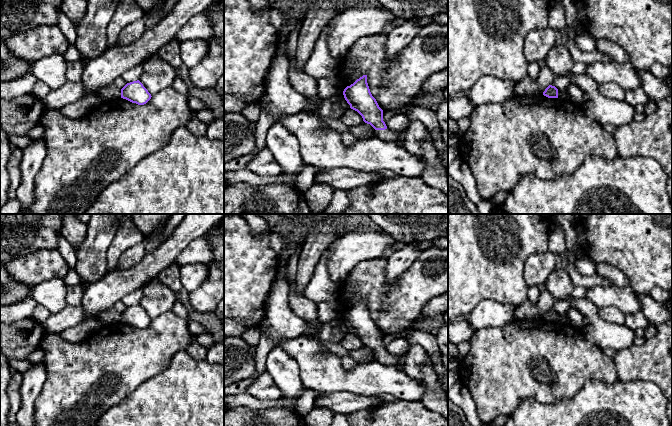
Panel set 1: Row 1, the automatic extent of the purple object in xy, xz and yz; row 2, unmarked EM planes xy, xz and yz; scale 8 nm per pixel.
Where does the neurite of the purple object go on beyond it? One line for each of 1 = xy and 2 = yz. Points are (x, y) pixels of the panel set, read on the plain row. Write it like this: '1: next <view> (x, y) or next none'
1: next none
2: next none

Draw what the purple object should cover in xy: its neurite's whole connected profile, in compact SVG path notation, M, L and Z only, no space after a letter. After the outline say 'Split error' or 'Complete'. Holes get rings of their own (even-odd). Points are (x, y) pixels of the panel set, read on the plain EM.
M139 304L127 307L121 313L121 322L138 329L146 328L151 321L151 318Z. Complete

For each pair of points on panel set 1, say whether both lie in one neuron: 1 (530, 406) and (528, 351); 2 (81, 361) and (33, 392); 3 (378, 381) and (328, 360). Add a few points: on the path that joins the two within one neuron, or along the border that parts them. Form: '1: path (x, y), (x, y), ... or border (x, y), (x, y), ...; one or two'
1: border (553, 402), (525, 399), (512, 414); two
2: border (42, 362), (45, 368), (45, 382), (33, 408); two
3: path (366, 380), (348, 380), (340, 372); one

